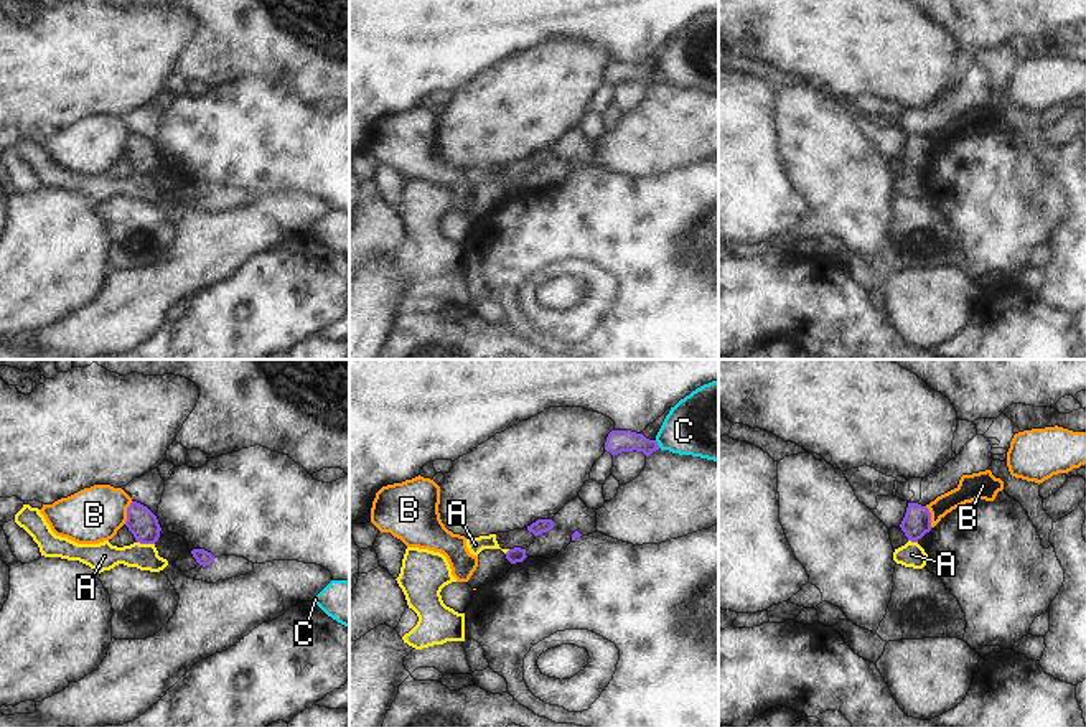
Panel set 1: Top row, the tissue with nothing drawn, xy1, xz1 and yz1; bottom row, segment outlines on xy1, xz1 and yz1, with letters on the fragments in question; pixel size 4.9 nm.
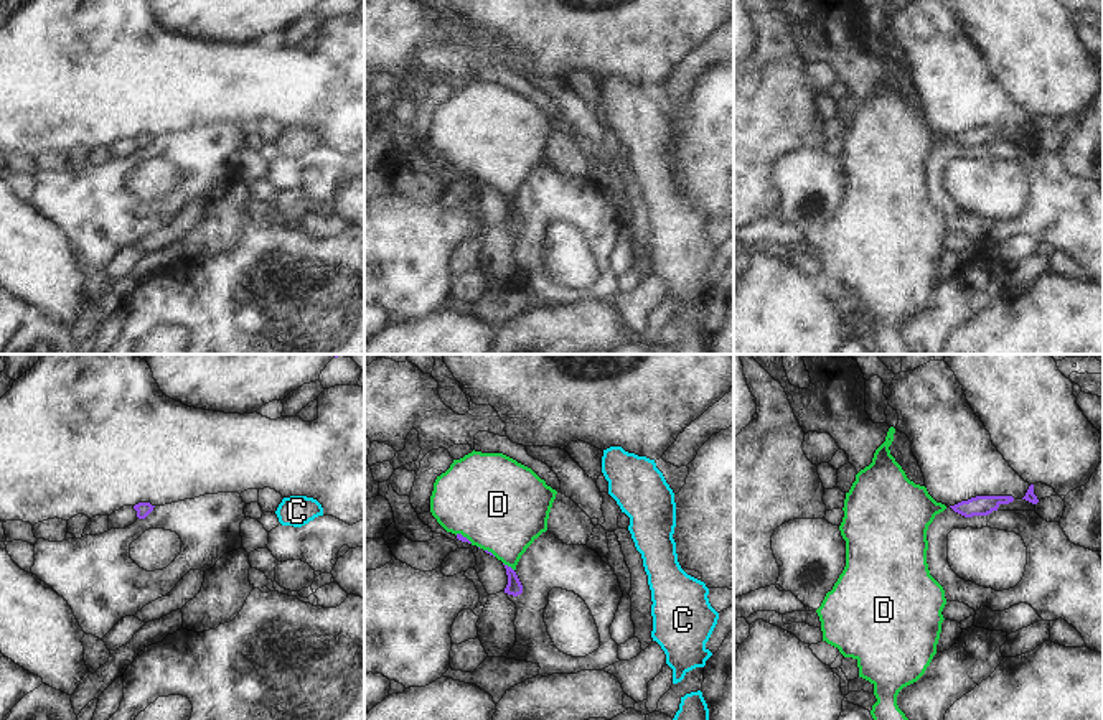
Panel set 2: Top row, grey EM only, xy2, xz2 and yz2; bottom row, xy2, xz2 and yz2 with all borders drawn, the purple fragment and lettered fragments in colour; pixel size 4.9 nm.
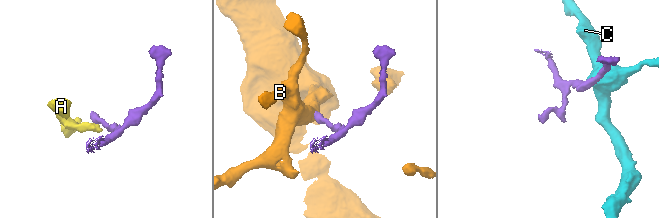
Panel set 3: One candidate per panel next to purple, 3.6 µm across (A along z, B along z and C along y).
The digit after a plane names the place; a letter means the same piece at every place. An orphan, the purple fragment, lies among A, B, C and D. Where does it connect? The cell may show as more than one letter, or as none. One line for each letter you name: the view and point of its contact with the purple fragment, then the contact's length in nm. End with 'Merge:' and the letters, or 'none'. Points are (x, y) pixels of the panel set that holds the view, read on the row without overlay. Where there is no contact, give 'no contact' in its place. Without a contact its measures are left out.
D: meets purple in xz2 at (506, 196); contact 70 nm long
Merge: D

